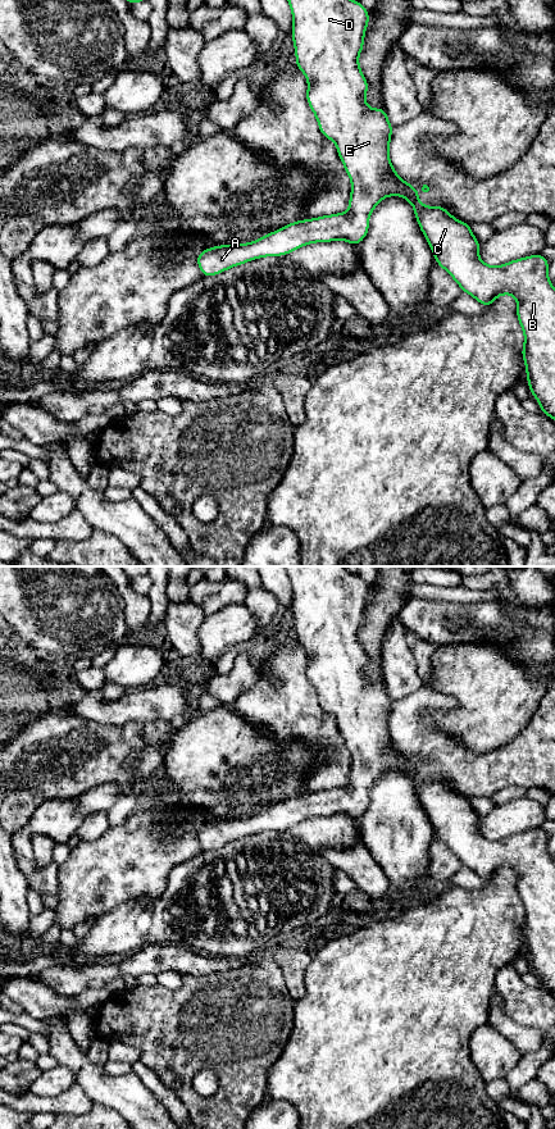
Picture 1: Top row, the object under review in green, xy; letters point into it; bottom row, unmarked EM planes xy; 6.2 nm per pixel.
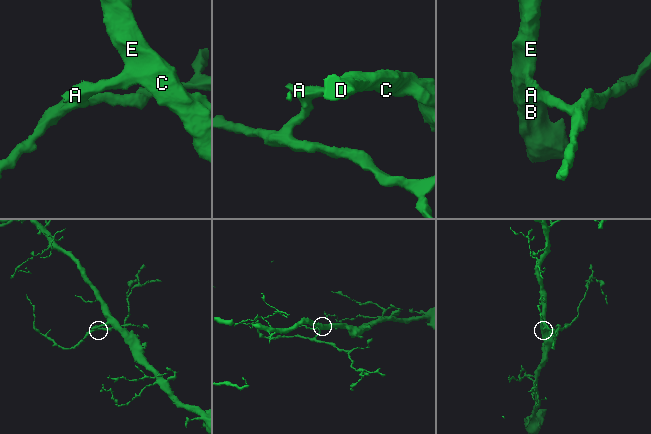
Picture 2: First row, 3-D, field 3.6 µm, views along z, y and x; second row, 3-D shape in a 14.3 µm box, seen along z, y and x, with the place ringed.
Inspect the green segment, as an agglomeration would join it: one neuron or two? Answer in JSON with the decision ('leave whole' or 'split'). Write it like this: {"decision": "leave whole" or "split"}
{"decision": "leave whole"}

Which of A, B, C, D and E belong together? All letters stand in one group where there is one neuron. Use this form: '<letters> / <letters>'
A B C D E

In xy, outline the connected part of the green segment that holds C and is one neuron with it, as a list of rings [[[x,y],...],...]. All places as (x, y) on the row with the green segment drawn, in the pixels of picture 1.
[[[356,0],[287,1],[294,19],[291,37],[296,68],[308,81],[306,101],[320,133],[335,142],[351,181],[349,211],[292,222],[249,243],[211,246],[196,258],[203,277],[217,276],[250,260],[283,256],[309,243],[342,240],[358,246],[369,232],[369,217],[374,208],[387,196],[401,196],[411,204],[436,263],[452,277],[463,292],[485,308],[492,305],[500,295],[513,295],[517,299],[517,317],[524,333],[522,356],[527,383],[541,411],[555,420],[555,288],[549,279],[549,260],[542,254],[536,254],[497,267],[483,263],[478,254],[481,242],[472,233],[470,224],[458,220],[445,206],[423,205],[413,185],[396,173],[390,161],[393,127],[386,109],[372,109],[365,103],[369,83],[360,70],[359,55],[370,18],[363,4]]]

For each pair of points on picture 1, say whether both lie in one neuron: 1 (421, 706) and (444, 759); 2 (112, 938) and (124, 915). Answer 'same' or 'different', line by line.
1: same
2: same

